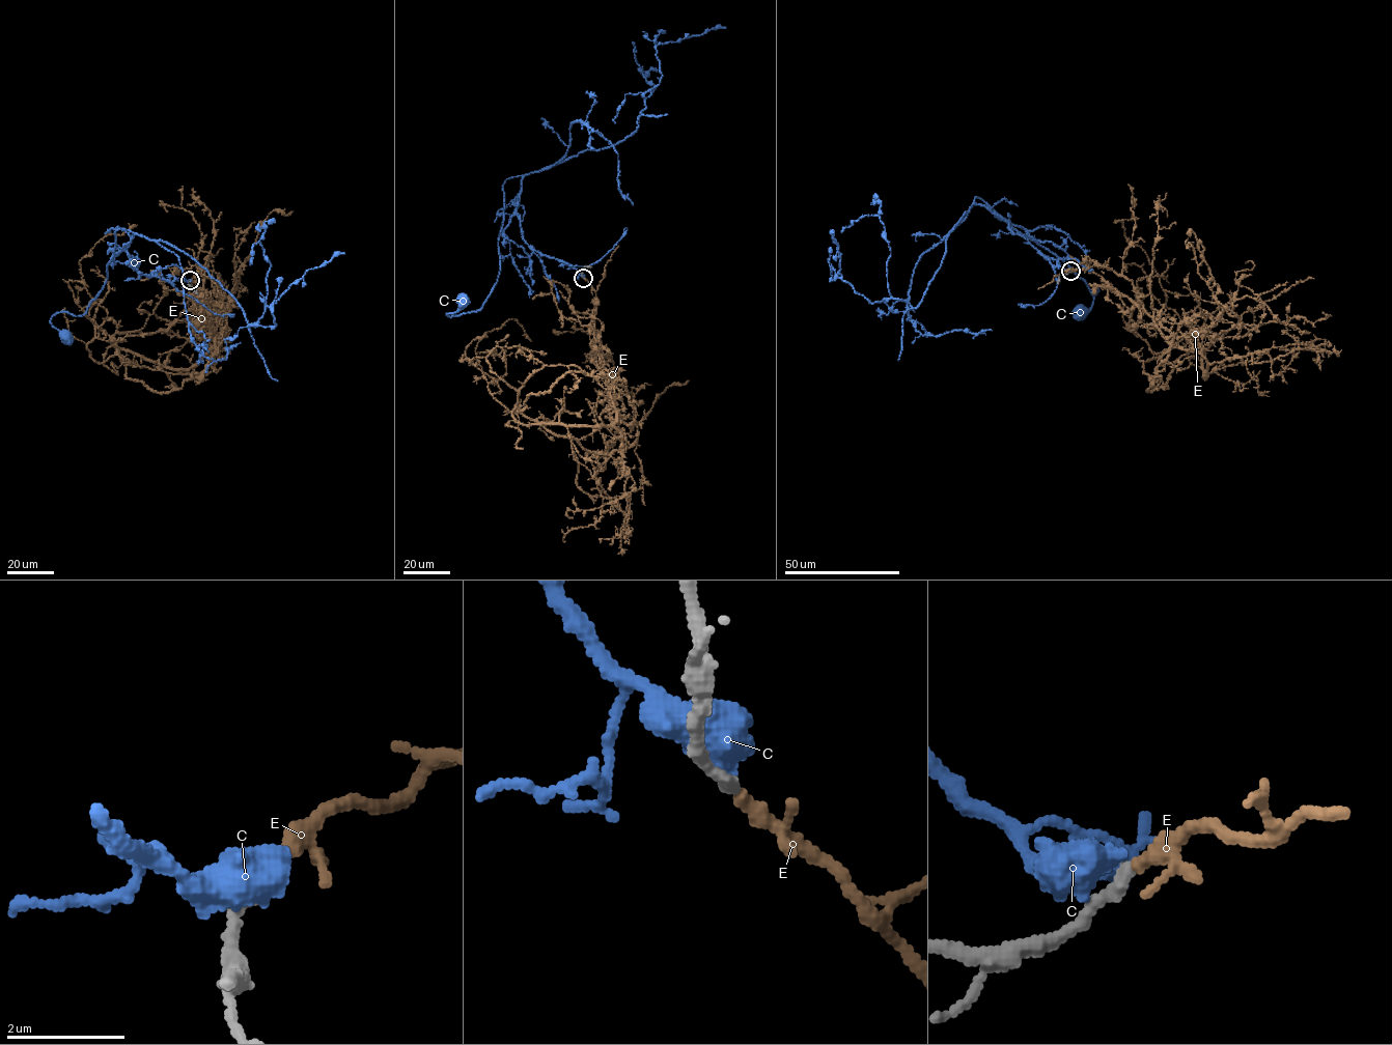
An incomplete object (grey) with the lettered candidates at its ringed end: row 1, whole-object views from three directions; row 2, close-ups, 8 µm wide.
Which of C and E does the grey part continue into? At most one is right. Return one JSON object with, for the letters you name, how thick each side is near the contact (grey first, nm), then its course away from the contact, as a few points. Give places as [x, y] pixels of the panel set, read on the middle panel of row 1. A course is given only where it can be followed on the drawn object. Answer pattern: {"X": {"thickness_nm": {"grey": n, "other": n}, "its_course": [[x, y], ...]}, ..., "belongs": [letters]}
{"E": {"thickness_nm": {"grey": 240, "other": 170}, "its_course": [[583, 278], [612, 424], [521, 424], [500, 404], [478, 341], [512, 318], [531, 341]]}, "belongs": ["E"]}

